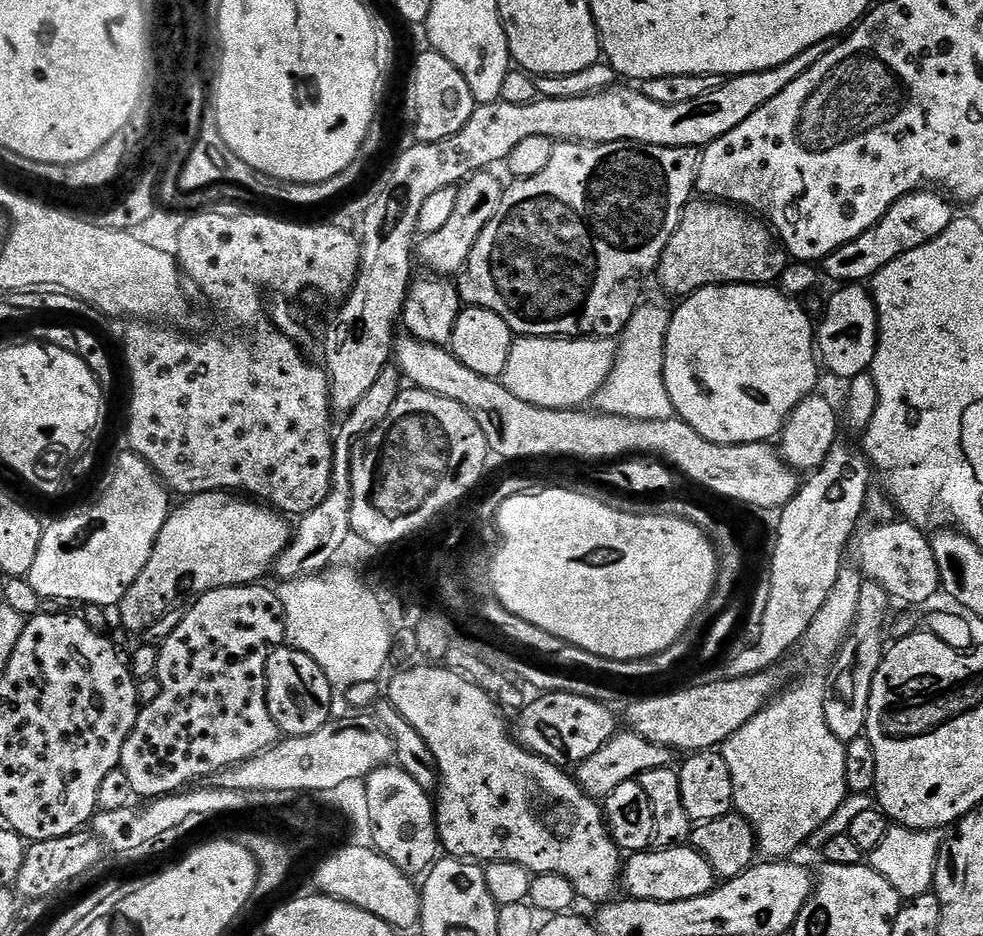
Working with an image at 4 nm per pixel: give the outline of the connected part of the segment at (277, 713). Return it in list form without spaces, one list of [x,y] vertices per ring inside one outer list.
[[[281,646],[272,651],[266,662],[266,698],[270,718],[274,718],[285,737],[314,734],[314,730],[327,724],[333,695],[333,686],[322,666],[318,666],[302,650]]]

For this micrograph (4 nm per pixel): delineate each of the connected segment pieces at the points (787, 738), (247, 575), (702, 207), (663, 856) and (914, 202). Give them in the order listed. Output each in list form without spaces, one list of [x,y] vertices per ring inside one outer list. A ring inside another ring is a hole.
[[[845,566],[840,569],[834,590],[830,590],[826,602],[822,602],[822,610],[814,614],[814,622],[810,622],[799,645],[798,653],[804,659],[804,677],[793,688],[785,687],[757,716],[750,718],[750,722],[746,722],[738,734],[722,745],[722,755],[726,758],[726,766],[730,766],[730,778],[734,782],[732,807],[739,816],[746,818],[746,822],[750,822],[761,857],[788,858],[791,852],[798,851],[800,847],[803,849],[810,834],[830,822],[834,810],[838,810],[838,806],[842,806],[850,794],[846,744],[830,734],[830,726],[826,726],[824,704],[828,700],[828,670],[856,622],[858,597],[862,594],[864,581],[857,567]]]
[[[231,491],[203,492],[187,497],[183,503],[181,508],[180,505],[173,507],[171,514],[166,518],[166,526],[162,526],[154,542],[154,550],[142,574],[138,574],[130,590],[126,590],[119,602],[120,620],[128,632],[143,634],[167,612],[173,611],[183,596],[199,598],[205,592],[213,592],[219,588],[240,588],[244,584],[263,581],[263,576],[275,569],[276,559],[288,549],[288,544],[292,541],[293,525],[288,525],[289,521],[281,513],[255,499],[233,494]]]
[[[693,198],[684,207],[678,230],[674,230],[662,254],[658,277],[670,295],[683,298],[712,284],[772,286],[781,279],[789,263],[784,245],[763,219],[727,202]]]
[[[691,846],[631,853],[622,864],[622,888],[633,900],[678,902],[698,898],[716,887],[718,877],[706,858]]]
[[[936,190],[911,192],[898,198],[898,202],[894,202],[894,206],[890,206],[890,210],[886,210],[880,223],[863,232],[858,238],[838,246],[838,250],[834,250],[824,257],[823,275],[825,277],[828,275],[832,280],[840,280],[836,282],[871,281],[872,277],[878,274],[878,270],[882,270],[882,266],[894,262],[894,258],[898,258],[910,250],[918,250],[918,246],[926,246],[926,242],[938,238],[938,234],[945,232],[954,219],[951,206],[953,207]]]

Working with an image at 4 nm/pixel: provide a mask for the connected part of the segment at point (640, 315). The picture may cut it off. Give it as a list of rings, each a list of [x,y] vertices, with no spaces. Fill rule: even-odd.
[[[644,302],[637,307],[636,313],[632,315],[630,322],[624,327],[624,331],[619,337],[614,366],[604,385],[596,391],[594,404],[599,411],[631,420],[673,419],[674,409],[670,402],[670,394],[666,390],[666,378],[664,377],[664,347],[668,337],[669,319],[669,309],[664,309],[660,304]]]

